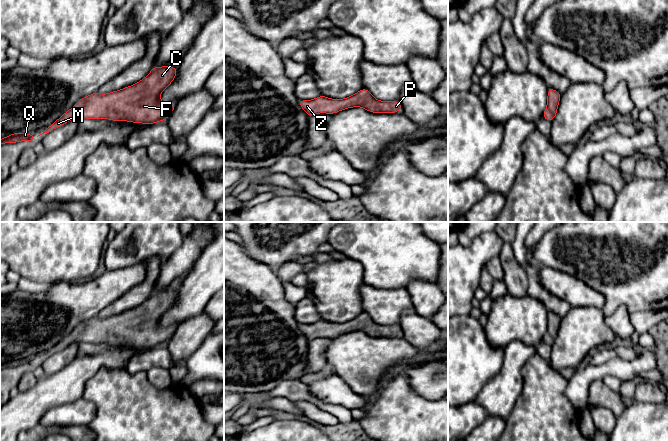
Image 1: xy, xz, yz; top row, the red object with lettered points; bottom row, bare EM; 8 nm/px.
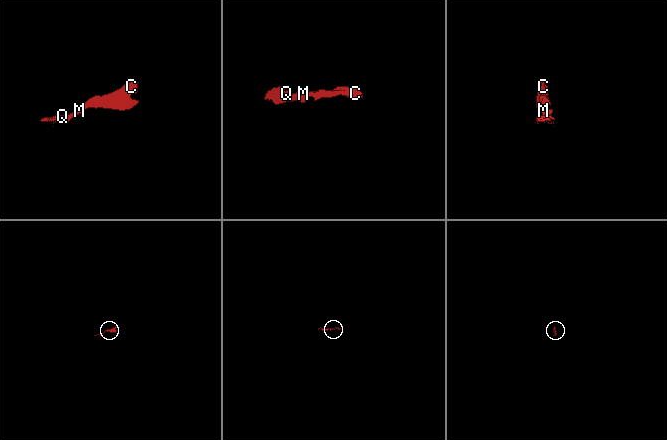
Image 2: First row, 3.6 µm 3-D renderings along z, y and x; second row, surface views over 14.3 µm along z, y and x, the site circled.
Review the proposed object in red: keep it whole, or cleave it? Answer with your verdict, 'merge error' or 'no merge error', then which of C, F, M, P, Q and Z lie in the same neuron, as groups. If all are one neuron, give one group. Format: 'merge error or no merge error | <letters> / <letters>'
no merge error | C F M P Q Z

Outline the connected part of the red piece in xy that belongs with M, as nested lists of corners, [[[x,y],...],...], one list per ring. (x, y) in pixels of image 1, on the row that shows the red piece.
[[[154,66],[151,72],[134,85],[108,94],[92,93],[81,98],[42,134],[49,133],[73,119],[109,119],[153,124],[166,120],[175,102],[161,102],[160,95],[175,79],[177,67]]]

